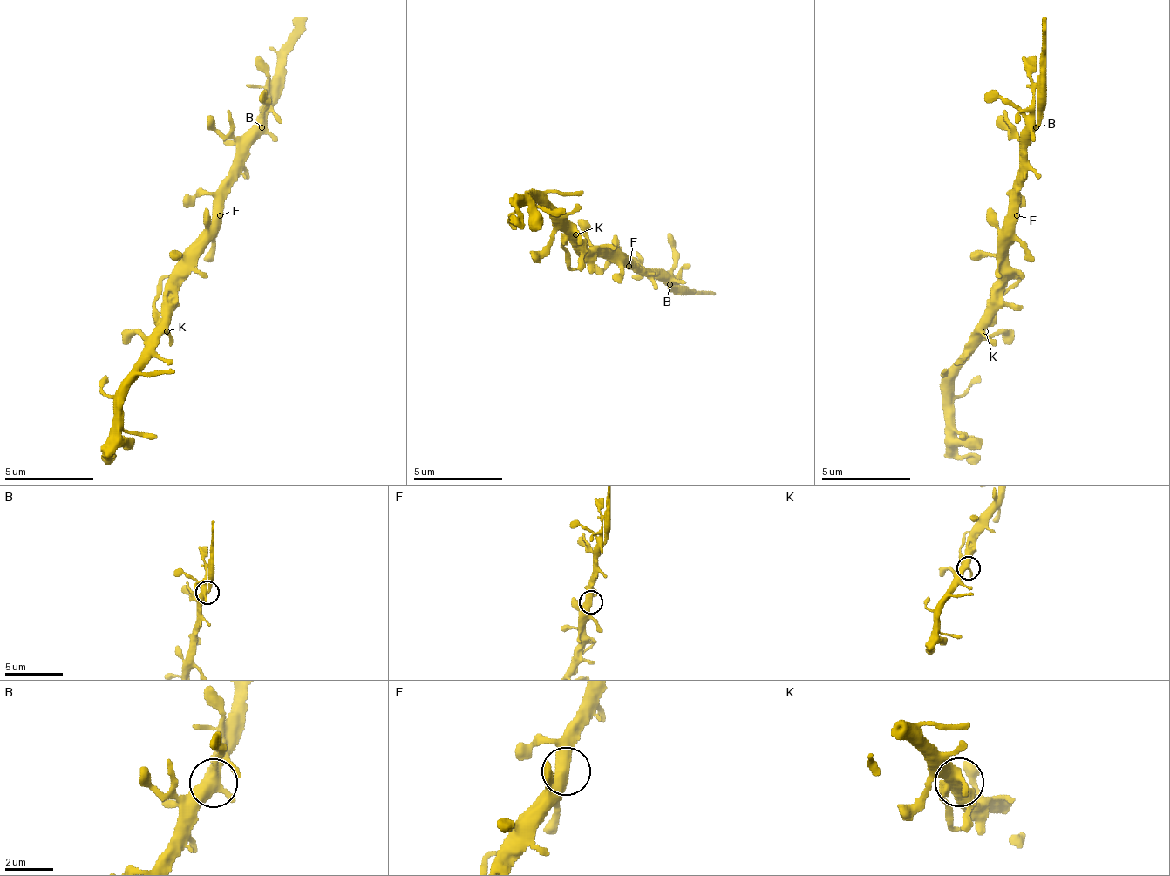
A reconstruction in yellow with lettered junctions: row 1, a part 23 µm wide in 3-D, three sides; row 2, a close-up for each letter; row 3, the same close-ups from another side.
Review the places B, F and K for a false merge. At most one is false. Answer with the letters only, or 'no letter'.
no letter

